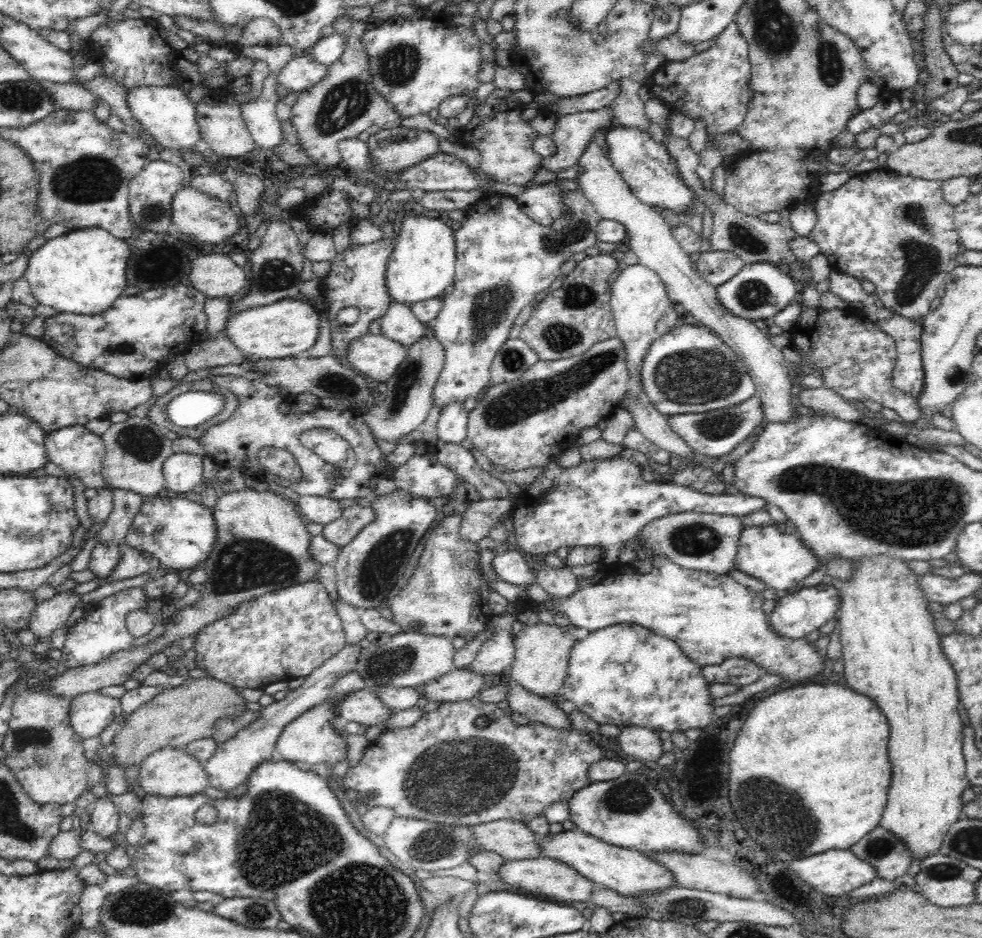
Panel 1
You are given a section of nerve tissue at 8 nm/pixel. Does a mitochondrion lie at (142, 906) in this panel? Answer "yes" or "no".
yes

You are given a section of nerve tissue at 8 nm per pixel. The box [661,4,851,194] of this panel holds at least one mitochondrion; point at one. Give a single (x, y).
(829, 61)

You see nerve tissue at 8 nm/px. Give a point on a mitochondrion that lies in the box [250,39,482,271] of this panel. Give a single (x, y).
(346, 102)

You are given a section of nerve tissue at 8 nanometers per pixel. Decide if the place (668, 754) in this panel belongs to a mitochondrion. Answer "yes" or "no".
no

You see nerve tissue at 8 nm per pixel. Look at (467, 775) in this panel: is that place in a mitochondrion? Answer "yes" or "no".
yes

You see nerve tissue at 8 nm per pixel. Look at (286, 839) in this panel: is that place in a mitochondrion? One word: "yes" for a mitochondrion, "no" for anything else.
yes

